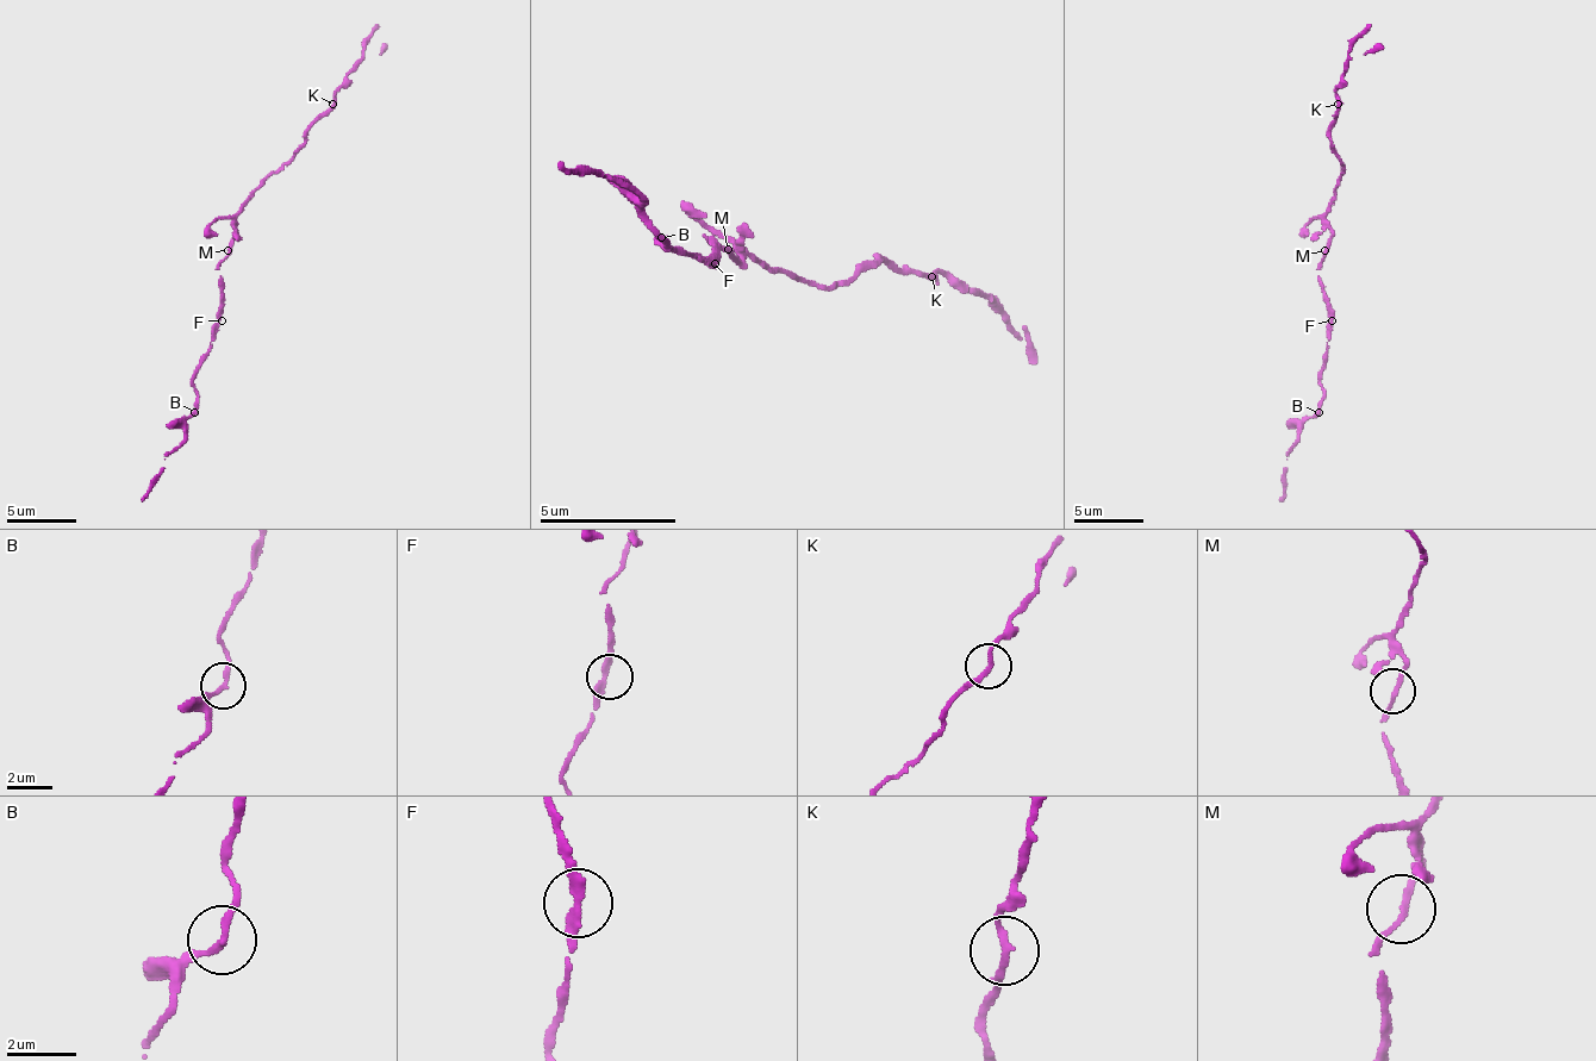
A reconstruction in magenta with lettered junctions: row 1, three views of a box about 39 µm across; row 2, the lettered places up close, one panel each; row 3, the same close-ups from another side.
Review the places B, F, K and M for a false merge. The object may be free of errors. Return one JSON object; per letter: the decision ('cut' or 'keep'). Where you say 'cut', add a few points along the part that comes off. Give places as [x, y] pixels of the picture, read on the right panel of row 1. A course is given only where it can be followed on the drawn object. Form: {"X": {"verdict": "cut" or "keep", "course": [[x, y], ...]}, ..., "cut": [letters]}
{"B": {"verdict": "keep"}, "F": {"verdict": "keep"}, "K": {"verdict": "keep"}, "M": {"verdict": "keep"}, "cut": []}

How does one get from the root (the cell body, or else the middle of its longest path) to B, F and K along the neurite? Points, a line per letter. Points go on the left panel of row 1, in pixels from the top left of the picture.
B: (228, 250), (218, 268), (222, 275), (218, 331), (211, 351), (193, 380), (197, 393), (193, 411)
F: (228, 250), (218, 268), (222, 275), (222, 320)
K: (228, 250), (238, 208), (294, 153), (305, 138), (305, 132), (332, 104)

